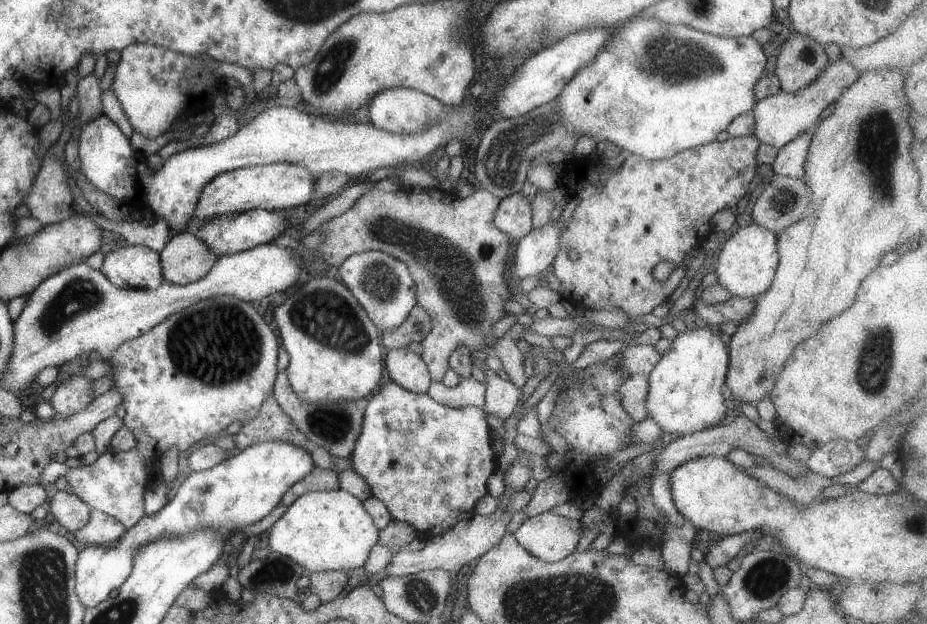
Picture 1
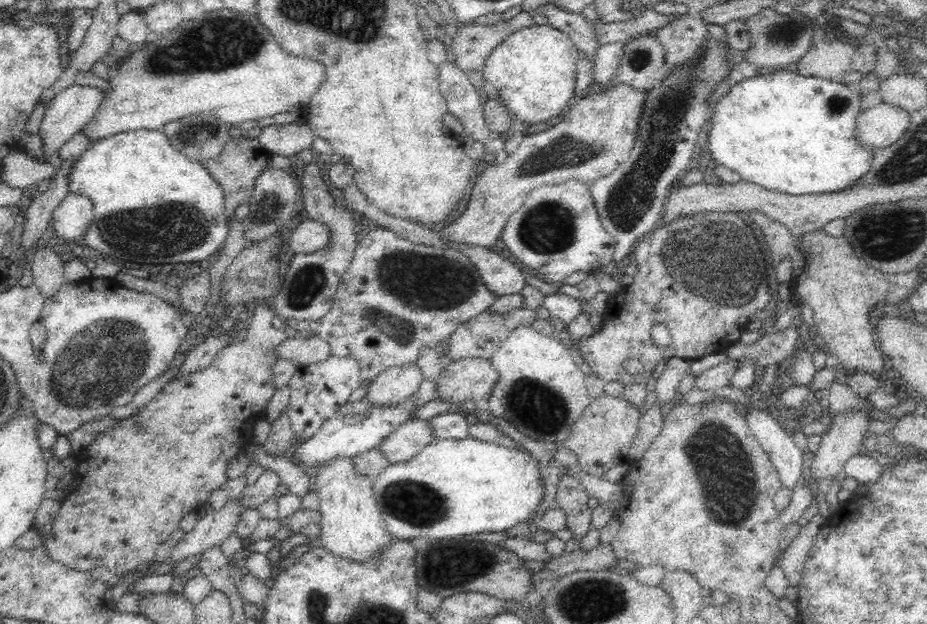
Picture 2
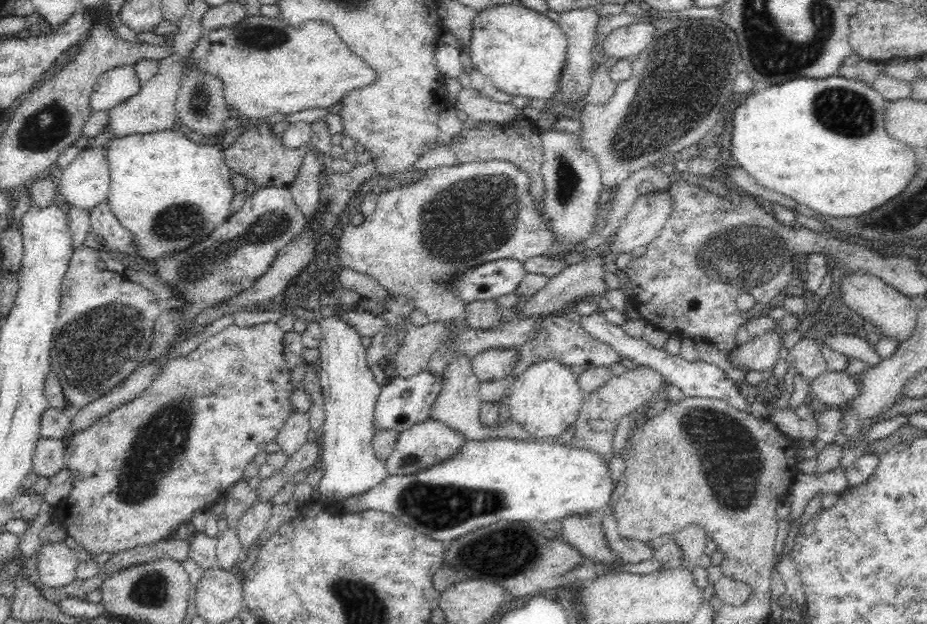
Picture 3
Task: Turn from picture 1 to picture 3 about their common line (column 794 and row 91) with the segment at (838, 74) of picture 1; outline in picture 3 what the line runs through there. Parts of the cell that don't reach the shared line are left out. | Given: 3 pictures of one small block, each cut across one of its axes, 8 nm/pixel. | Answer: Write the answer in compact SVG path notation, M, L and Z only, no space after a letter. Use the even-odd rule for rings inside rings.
M134 64L110 68L95 83L89 99L90 110L110 110L126 99L134 97L141 88L142 84L134 71Z

